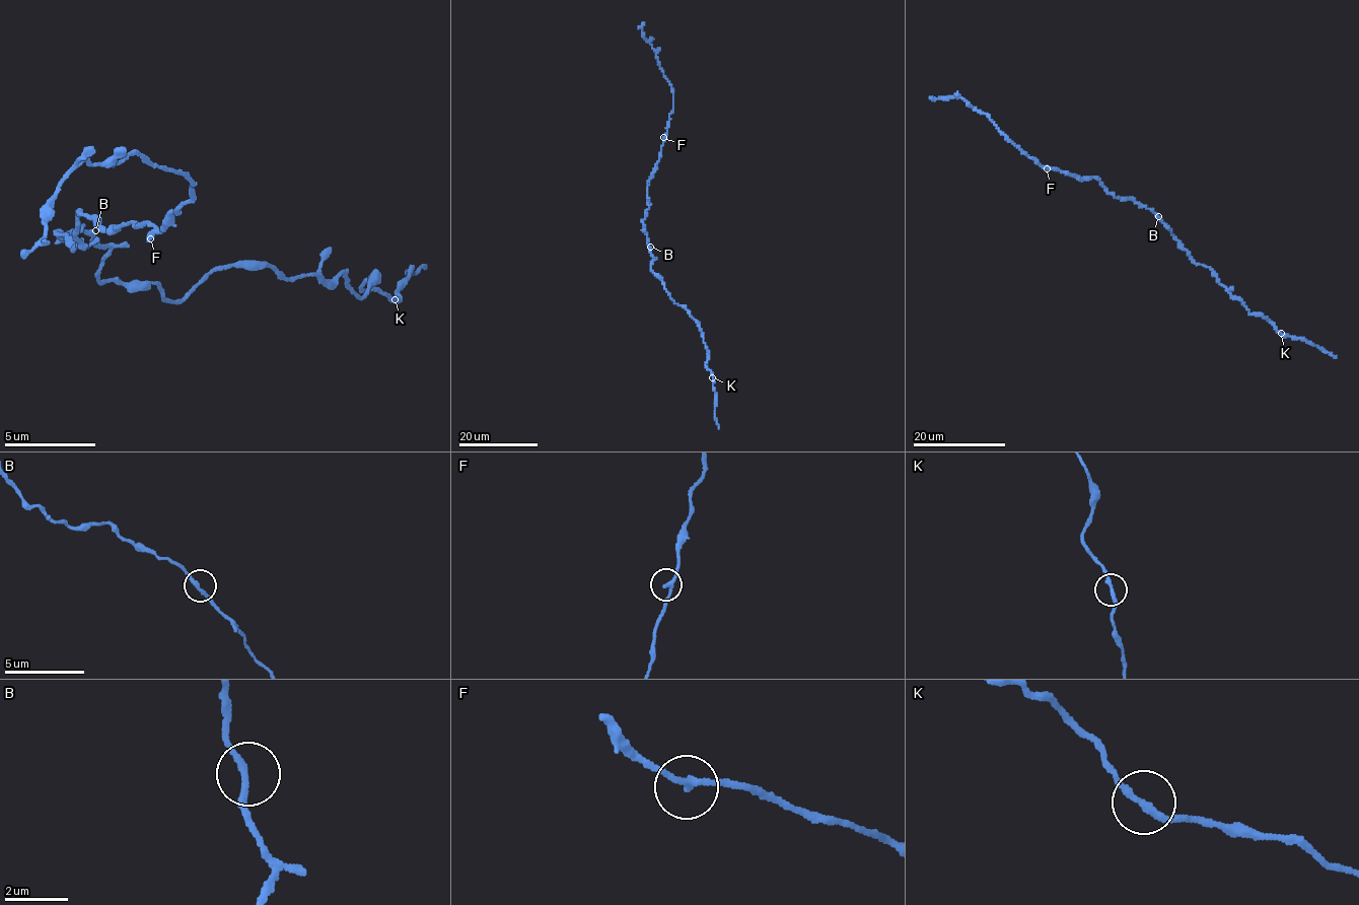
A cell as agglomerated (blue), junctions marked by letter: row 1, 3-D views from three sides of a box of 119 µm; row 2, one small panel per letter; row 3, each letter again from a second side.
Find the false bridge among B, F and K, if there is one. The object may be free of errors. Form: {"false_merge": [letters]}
{"false_merge": []}

